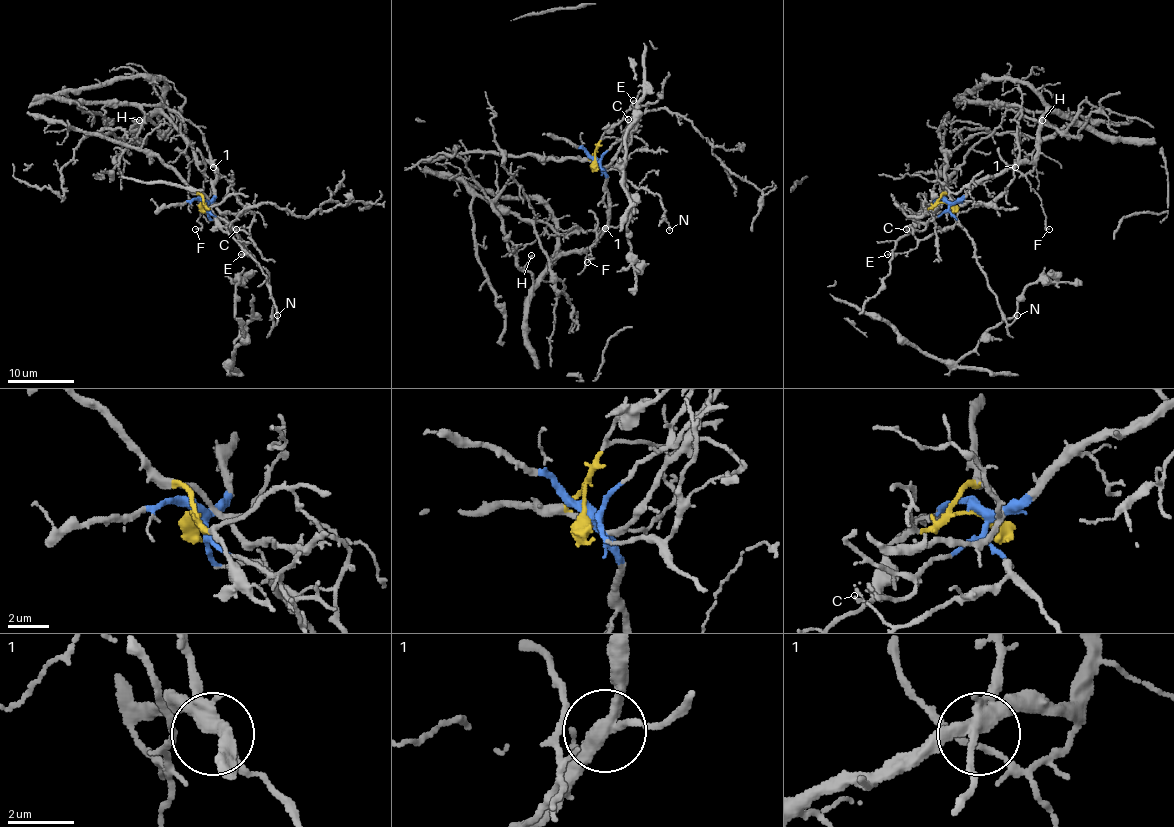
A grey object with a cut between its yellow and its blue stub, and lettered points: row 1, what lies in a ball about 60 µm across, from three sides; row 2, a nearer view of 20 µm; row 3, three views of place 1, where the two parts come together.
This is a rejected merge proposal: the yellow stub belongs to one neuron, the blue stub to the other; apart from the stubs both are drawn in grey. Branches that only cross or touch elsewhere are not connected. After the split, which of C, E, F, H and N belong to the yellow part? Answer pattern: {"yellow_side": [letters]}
{"yellow_side": []}

